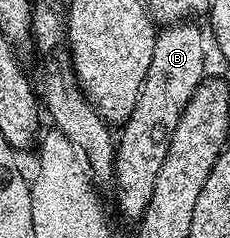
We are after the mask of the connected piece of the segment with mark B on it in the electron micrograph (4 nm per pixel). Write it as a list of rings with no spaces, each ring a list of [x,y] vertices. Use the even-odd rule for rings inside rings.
[[[197,23],[172,24],[155,35],[152,62],[144,77],[140,98],[136,98],[132,114],[128,114],[116,136],[112,189],[118,199],[119,214],[131,222],[141,220],[148,210],[152,190],[156,187],[156,174],[160,174],[160,166],[164,166],[176,122],[180,122],[184,106],[188,106],[192,94],[207,75],[206,44],[202,41],[201,30],[194,24]]]

